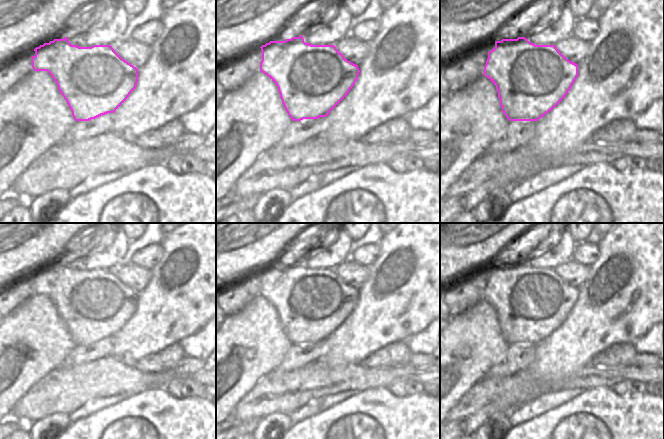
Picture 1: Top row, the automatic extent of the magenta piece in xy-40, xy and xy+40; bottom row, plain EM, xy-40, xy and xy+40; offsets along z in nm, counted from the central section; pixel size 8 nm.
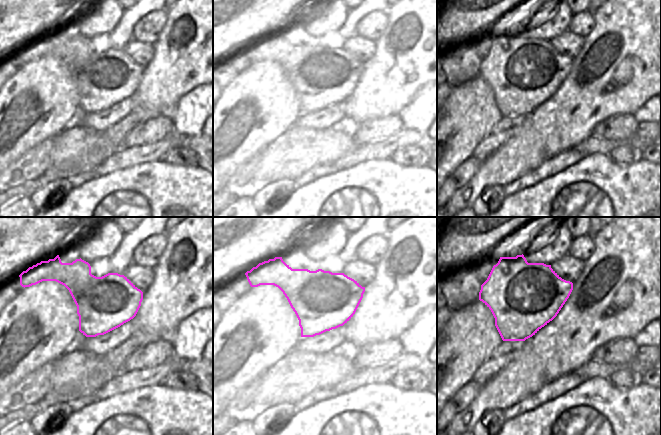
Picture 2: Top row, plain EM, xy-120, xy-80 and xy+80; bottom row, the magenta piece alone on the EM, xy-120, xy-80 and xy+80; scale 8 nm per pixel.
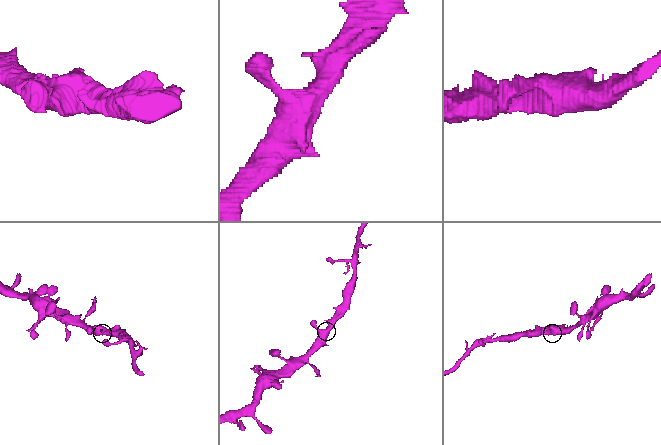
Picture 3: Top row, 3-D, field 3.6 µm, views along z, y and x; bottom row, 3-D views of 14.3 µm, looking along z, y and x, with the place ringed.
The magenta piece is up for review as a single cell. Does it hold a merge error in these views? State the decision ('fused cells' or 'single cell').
single cell

